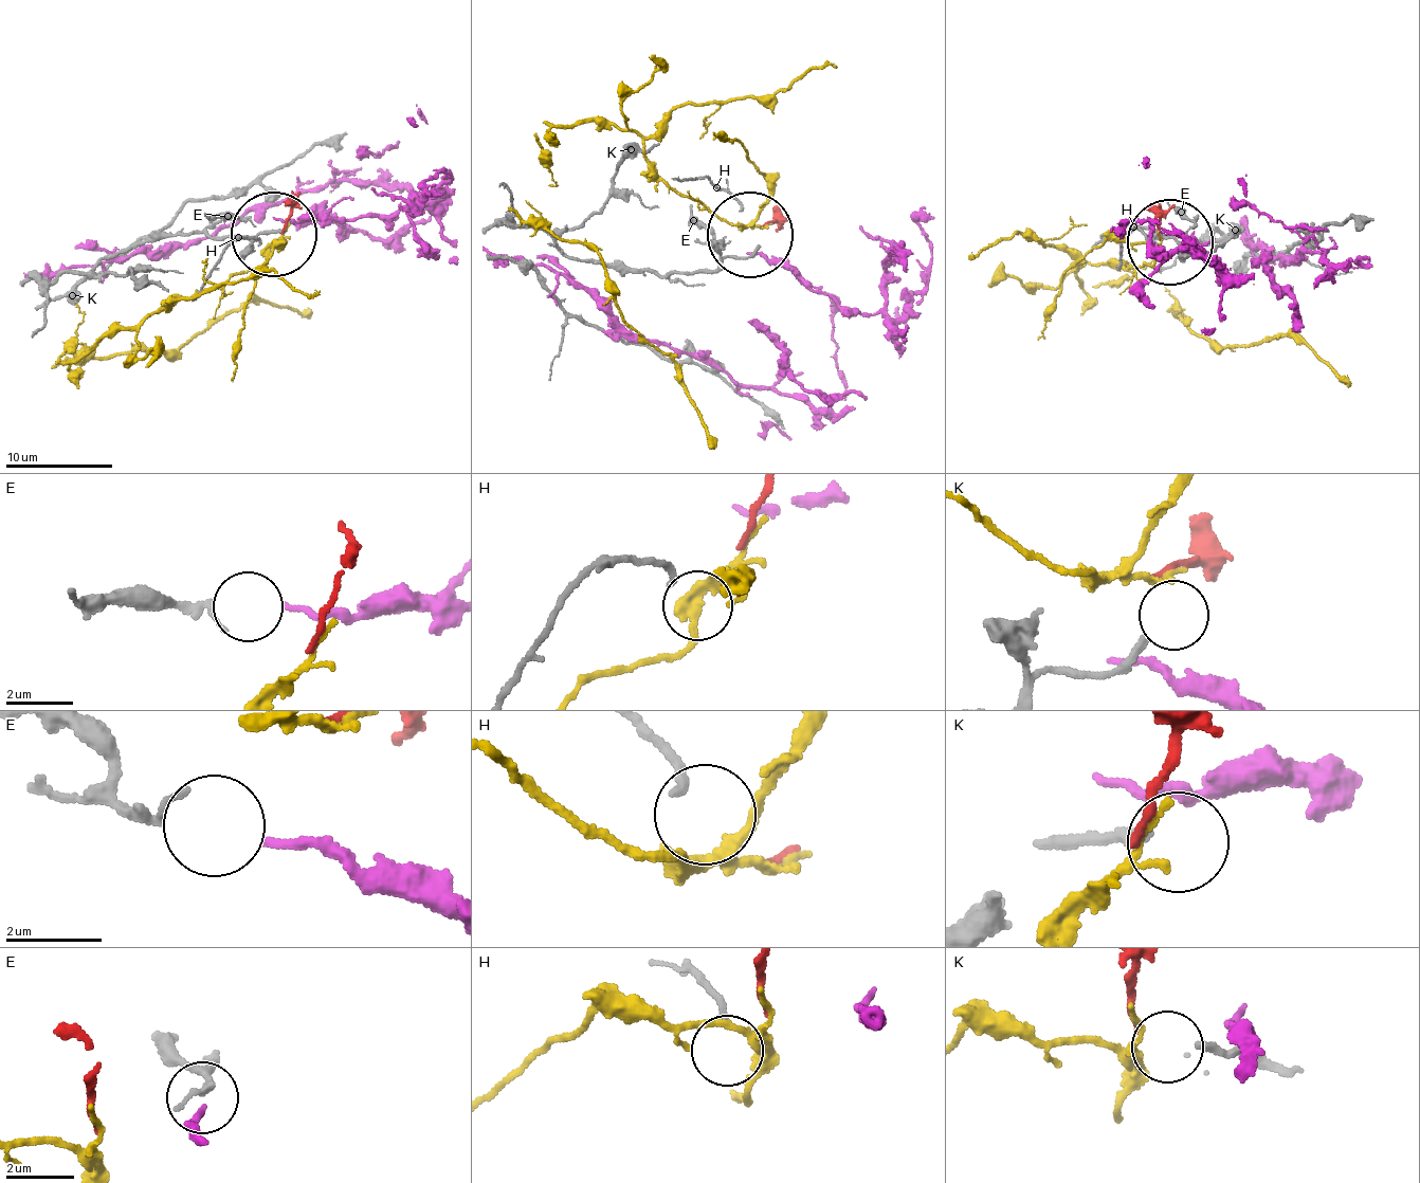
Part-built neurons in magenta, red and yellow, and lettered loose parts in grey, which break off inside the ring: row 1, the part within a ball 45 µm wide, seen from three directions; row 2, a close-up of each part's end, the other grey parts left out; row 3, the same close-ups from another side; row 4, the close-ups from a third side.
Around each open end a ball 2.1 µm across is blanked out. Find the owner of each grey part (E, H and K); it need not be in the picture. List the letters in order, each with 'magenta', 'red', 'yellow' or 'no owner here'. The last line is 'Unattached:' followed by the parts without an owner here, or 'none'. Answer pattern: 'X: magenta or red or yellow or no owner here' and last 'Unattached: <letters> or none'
E: magenta
H: no owner here
K: no owner here
Unattached: H, K

